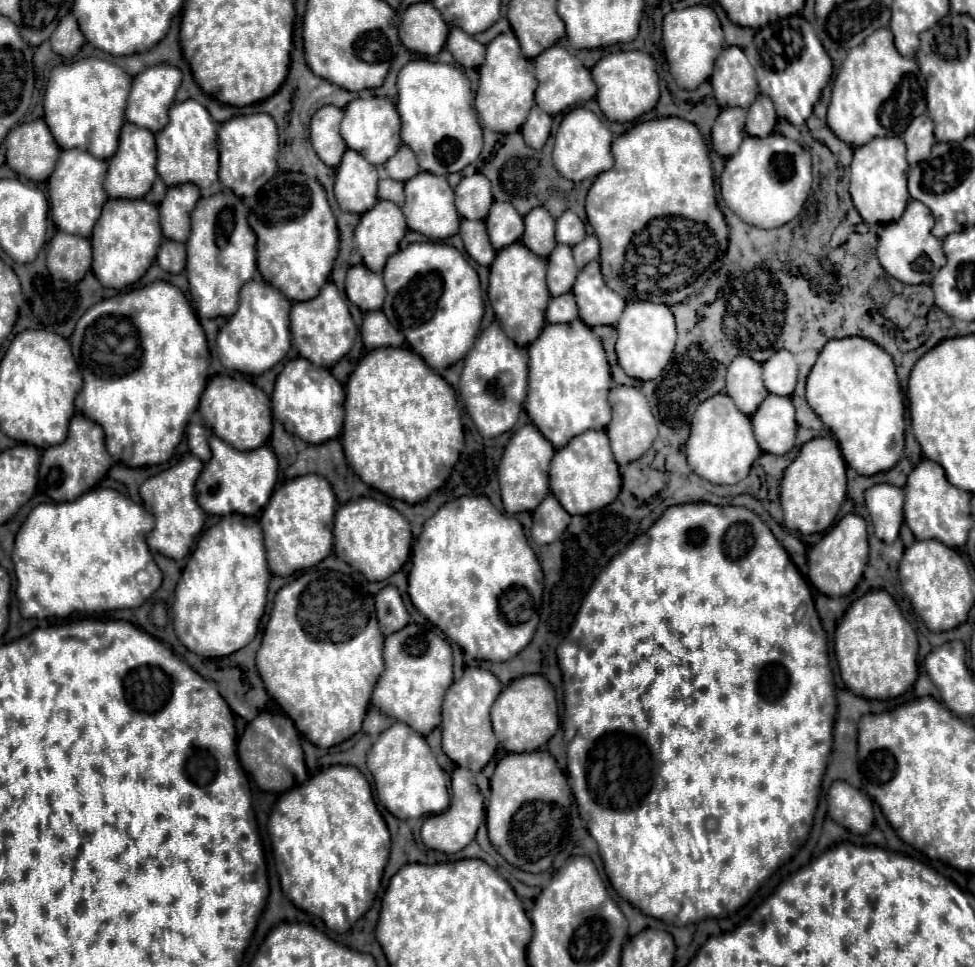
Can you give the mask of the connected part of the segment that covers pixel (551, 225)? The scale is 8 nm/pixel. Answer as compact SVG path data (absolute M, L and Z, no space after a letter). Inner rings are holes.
M535 207L531 215L525 215L525 233L521 243L535 251L539 257L551 255L555 249L555 219L549 215L545 207Z

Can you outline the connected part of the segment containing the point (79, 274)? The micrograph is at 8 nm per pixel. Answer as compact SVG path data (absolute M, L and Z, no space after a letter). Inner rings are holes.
M59 231L49 241L47 269L55 279L81 281L91 271L91 241Z

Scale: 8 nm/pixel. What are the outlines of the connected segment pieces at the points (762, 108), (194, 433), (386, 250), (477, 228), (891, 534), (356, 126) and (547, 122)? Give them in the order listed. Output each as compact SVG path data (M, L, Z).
M759 95L759 99L755 99L755 103L747 109L745 131L753 137L767 137L773 133L775 123L777 115L771 99L767 99L767 95Z
M191 421L187 425L187 443L189 443L189 449L203 463L207 463L207 459L211 459L211 449L207 445L209 435L211 435L211 431L205 425L201 425L199 421Z
M377 201L375 207L361 215L355 227L355 247L363 263L381 273L387 259L399 249L399 241L407 233L403 211L391 201Z
M461 221L459 235L465 243L465 251L469 253L471 259L475 259L479 265L491 265L495 259L495 249L491 247L485 221Z
M881 483L865 491L865 505L871 515L875 535L883 543L893 543L903 525L905 493L901 487Z
M359 97L345 107L341 135L349 149L359 151L371 165L387 163L401 147L401 117L395 103L387 97Z
M537 105L531 109L527 121L523 123L521 127L521 135L525 139L525 143L531 147L531 149L543 149L545 141L549 139L549 133L551 133L551 117L539 109Z

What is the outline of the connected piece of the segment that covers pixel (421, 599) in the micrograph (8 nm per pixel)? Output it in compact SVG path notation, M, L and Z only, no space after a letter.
M485 495L459 497L441 505L439 511L425 521L413 545L411 563L409 597L413 605L471 659L511 661L533 639L539 623L543 571L527 543L521 523L495 509Z

